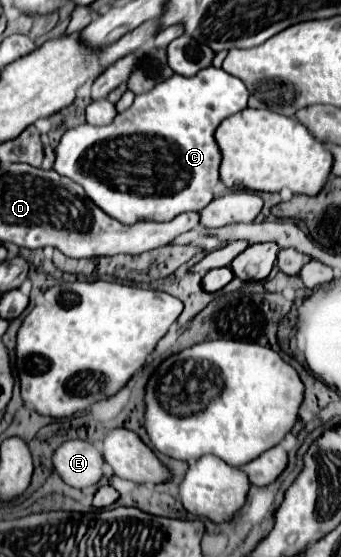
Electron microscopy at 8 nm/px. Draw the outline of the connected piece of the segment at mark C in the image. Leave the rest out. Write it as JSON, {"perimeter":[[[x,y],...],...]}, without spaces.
{"perimeter":[[[206,67],[202,69],[200,73],[196,73],[194,77],[182,77],[182,75],[172,75],[170,79],[162,81],[160,85],[156,85],[154,89],[150,89],[148,93],[142,93],[142,95],[136,95],[134,103],[130,109],[126,109],[124,113],[118,113],[116,119],[106,125],[106,127],[92,127],[88,123],[80,125],[80,127],[74,127],[74,129],[68,129],[62,139],[60,139],[60,145],[56,147],[56,163],[54,163],[54,171],[70,177],[72,181],[76,181],[78,185],[84,187],[86,195],[104,211],[108,213],[110,217],[122,221],[124,225],[132,225],[132,223],[138,223],[138,221],[172,221],[176,215],[184,213],[184,211],[202,211],[212,199],[214,199],[214,187],[218,185],[218,167],[220,167],[220,155],[218,155],[218,145],[214,141],[214,129],[220,125],[222,119],[246,109],[248,105],[248,95],[246,95],[246,89],[244,89],[244,83],[240,79],[236,79],[234,75],[228,75],[226,71],[222,69],[216,69],[216,67]]]}

